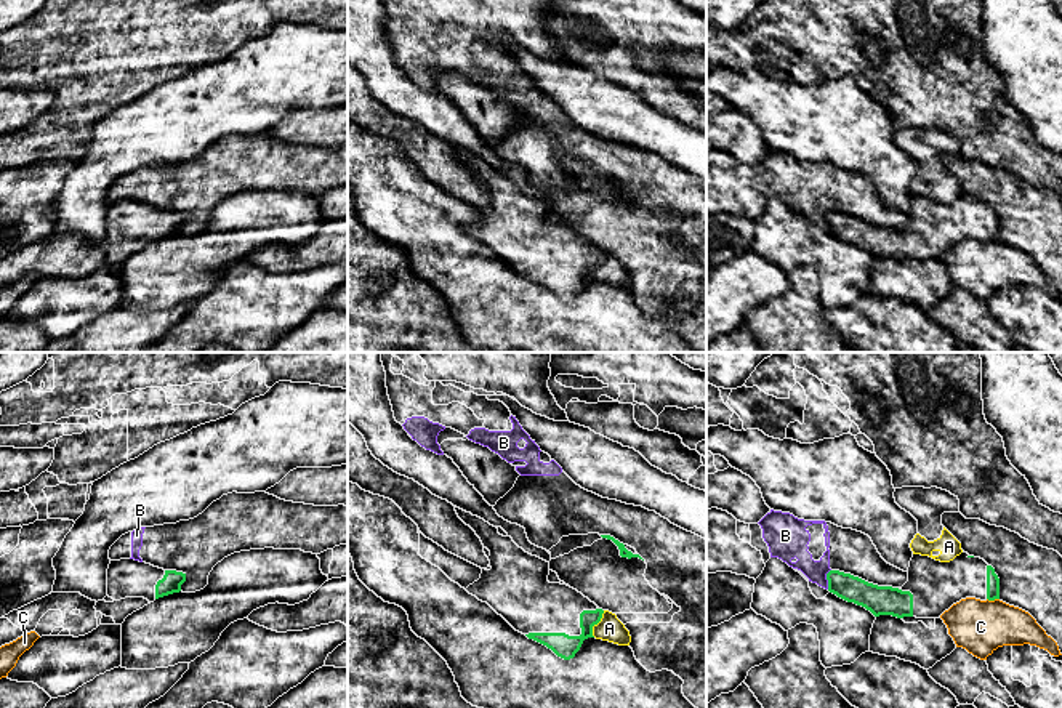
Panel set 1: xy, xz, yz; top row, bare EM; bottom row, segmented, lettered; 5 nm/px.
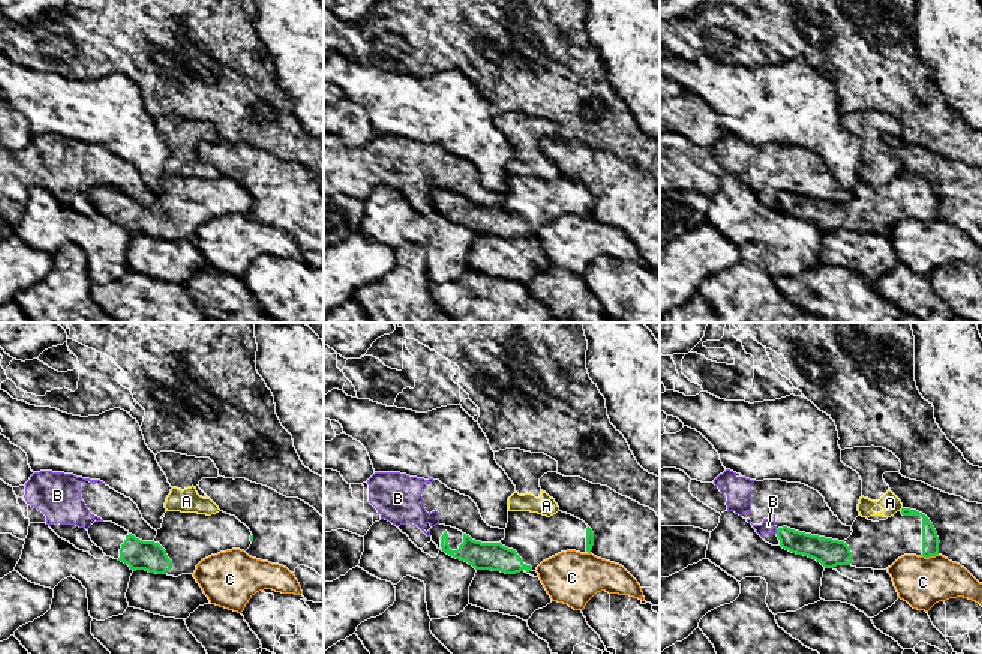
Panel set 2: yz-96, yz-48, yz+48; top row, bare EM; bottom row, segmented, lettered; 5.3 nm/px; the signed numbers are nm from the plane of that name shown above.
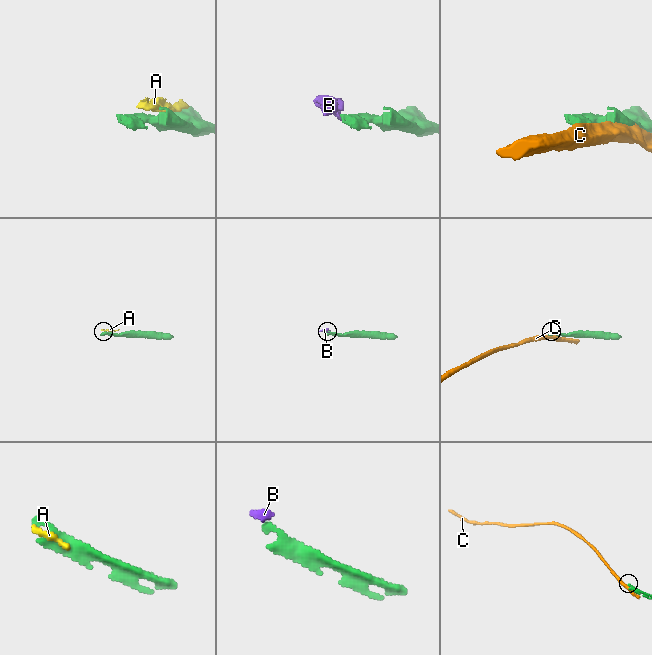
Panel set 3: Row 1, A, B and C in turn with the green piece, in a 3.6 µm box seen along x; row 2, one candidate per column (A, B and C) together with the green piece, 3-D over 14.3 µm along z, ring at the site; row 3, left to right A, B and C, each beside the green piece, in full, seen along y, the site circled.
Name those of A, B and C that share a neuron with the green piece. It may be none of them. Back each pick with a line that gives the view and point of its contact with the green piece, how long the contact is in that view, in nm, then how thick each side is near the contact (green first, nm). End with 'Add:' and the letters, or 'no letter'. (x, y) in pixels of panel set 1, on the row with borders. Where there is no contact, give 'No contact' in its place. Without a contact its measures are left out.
Add: no letter

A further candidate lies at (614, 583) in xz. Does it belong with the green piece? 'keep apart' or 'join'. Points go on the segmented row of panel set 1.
keep apart

